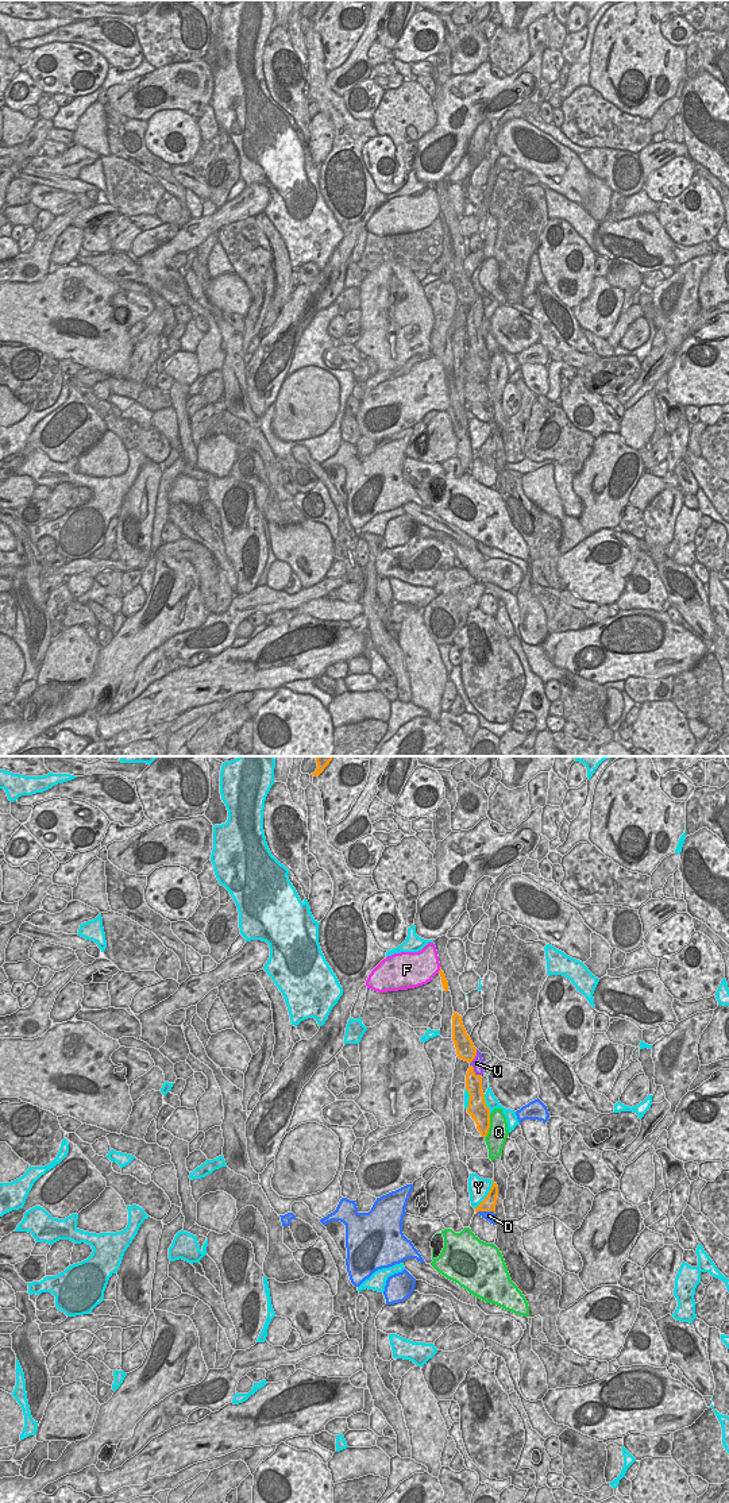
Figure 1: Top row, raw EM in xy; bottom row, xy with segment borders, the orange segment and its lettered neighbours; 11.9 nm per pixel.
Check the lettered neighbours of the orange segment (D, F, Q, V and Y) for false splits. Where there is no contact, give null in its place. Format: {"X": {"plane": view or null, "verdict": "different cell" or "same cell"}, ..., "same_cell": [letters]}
{"D": {"plane": "xy", "verdict": "different cell"}, "F": {"plane": "xy", "verdict": "different cell"}, "Q": {"plane": "xy", "verdict": "different cell"}, "V": {"plane": "xy", "verdict": "different cell"}, "Y": {"plane": "xy", "verdict": "different cell"}, "same_cell": []}

